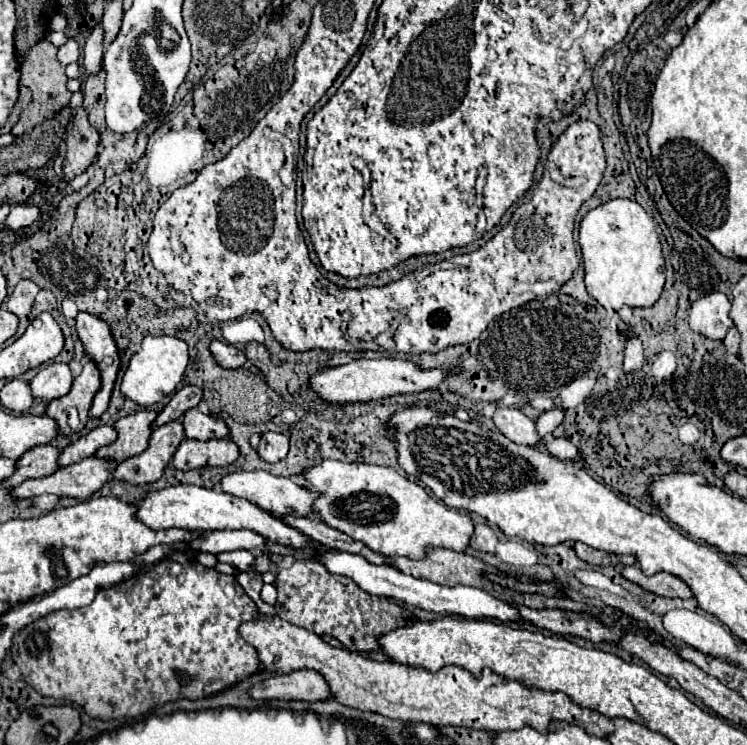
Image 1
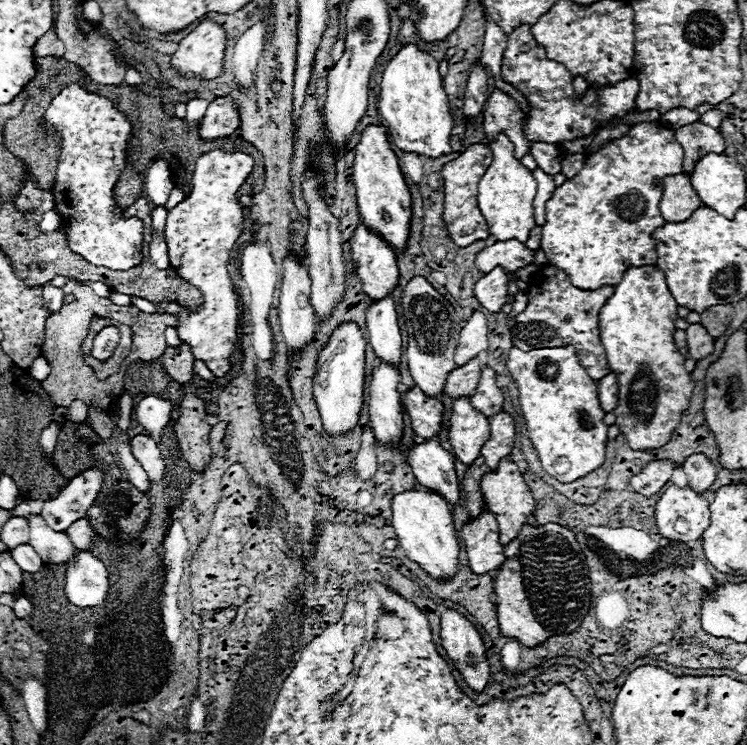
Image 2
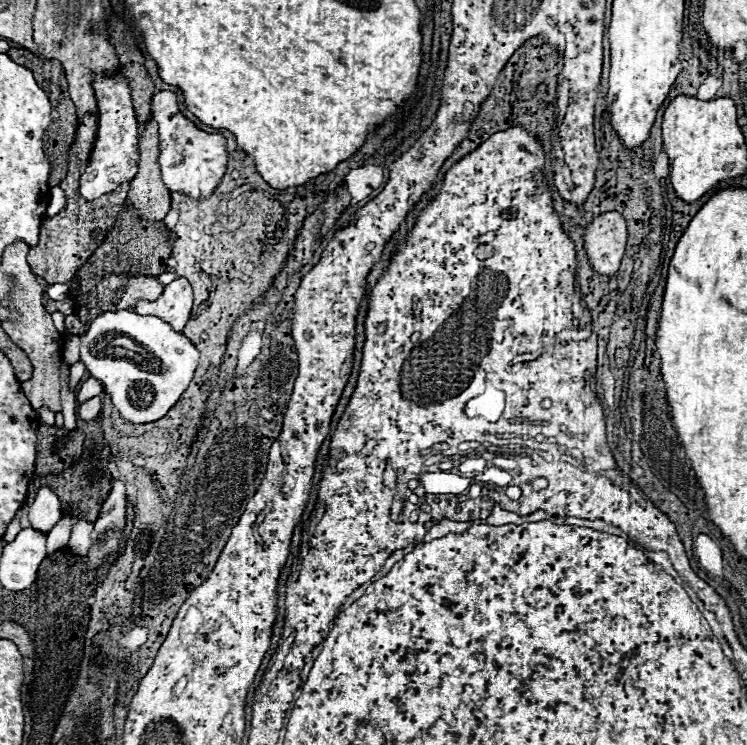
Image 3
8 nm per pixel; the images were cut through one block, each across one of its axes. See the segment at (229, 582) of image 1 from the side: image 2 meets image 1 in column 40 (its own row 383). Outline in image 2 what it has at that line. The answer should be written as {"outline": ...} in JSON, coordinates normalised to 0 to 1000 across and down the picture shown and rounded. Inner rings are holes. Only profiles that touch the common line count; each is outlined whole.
{"outline":[[[843,357],[835,365],[833,379],[825,381],[825,392],[819,395],[819,400],[803,416],[803,459],[809,464],[814,494],[827,505],[830,518],[830,534],[819,553],[825,558],[825,572],[830,583],[838,585],[846,604],[873,604],[894,596],[900,580],[910,569],[913,553],[924,542],[929,513],[924,499],[918,499],[916,494],[918,481],[908,472],[900,454],[905,443],[902,430],[908,427],[905,413],[908,408],[897,395],[894,379],[878,357]]]}

